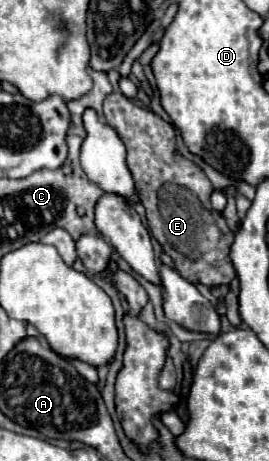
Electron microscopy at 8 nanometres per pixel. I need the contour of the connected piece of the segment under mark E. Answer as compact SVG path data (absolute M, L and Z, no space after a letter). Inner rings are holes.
M119 91L107 95L103 113L107 123L123 137L127 147L127 165L135 179L137 195L147 209L149 229L161 243L163 251L173 259L179 275L191 283L203 283L207 287L229 285L235 277L235 267L229 257L233 233L223 215L211 207L209 197L213 193L213 185L203 169L179 155L173 125L163 121L159 115L141 109ZM163 185L181 187L167 187L159 205L159 187Z

